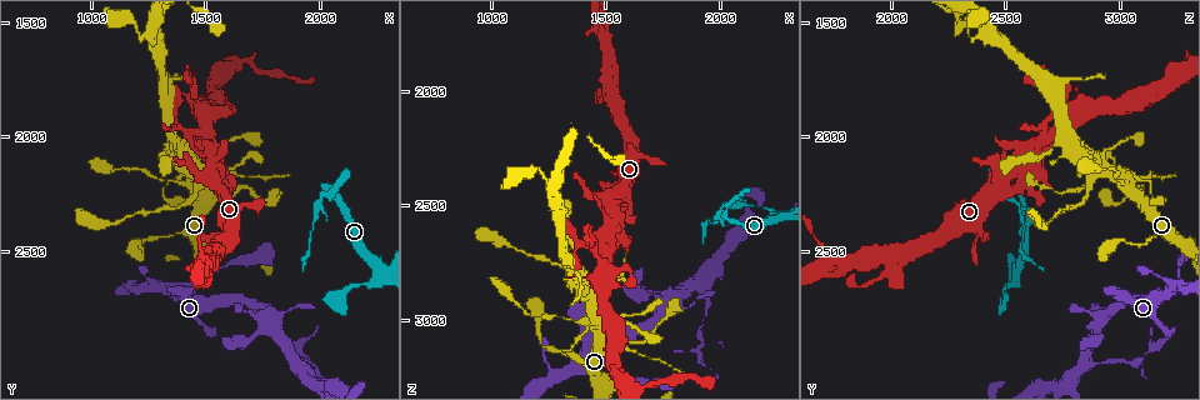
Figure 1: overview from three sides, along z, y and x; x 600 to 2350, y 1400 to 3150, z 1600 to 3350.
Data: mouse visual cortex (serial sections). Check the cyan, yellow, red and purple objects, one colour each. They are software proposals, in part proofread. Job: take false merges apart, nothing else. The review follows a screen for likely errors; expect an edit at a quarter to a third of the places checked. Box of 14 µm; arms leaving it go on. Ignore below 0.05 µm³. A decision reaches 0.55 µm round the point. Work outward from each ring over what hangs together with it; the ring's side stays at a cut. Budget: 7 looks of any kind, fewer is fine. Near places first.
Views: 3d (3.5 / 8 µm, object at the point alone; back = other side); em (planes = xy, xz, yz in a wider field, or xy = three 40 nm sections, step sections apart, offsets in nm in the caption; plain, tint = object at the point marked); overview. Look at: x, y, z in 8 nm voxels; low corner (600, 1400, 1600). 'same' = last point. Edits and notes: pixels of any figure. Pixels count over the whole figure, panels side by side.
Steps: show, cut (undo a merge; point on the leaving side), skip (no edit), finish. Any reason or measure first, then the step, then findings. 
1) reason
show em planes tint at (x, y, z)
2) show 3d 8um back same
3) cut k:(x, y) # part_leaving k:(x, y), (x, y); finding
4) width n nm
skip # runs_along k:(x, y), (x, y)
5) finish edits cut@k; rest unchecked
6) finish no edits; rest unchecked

narrows sharply
show 3d 3.5um at (1920, 2960, 3120)

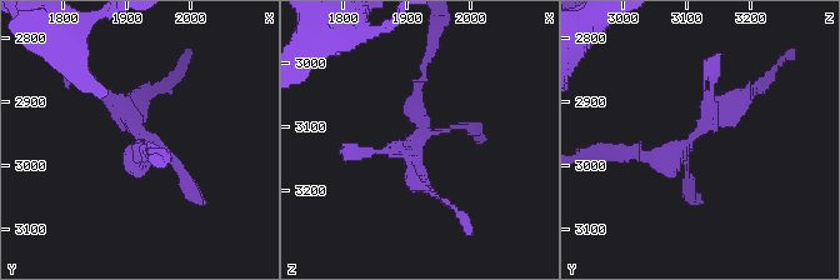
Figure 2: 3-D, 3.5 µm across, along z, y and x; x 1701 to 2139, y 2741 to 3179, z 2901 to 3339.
show em xy step 3 tint at (1915, 2950, 3115)

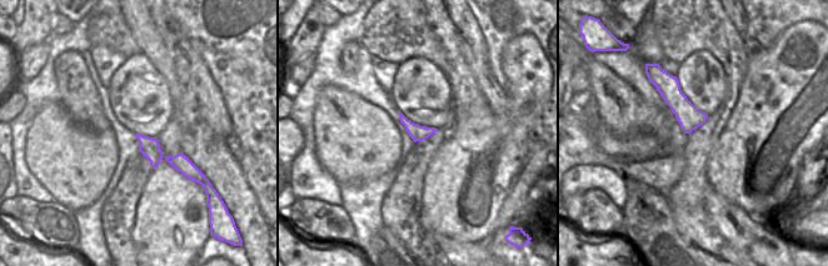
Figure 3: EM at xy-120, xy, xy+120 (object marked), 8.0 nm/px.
cut 2:(719, 118) # part_leaving 2:(689, 141), (769, 76); two cells meet here

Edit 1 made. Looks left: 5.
narrows sharply
show 3d 3.5um at (1340, 2200, 3000)

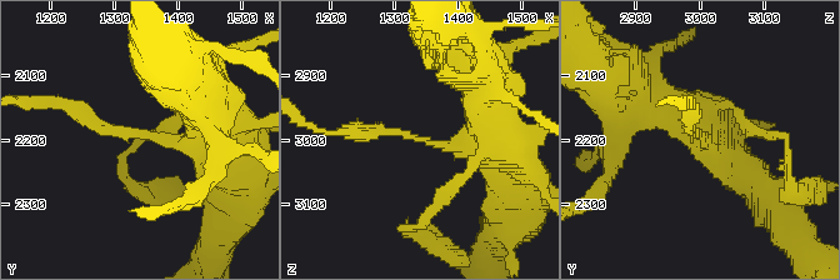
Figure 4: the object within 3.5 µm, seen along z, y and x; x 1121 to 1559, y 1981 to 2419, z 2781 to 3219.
need the tissue
show em planes tint at (1325, 2185, 2995)

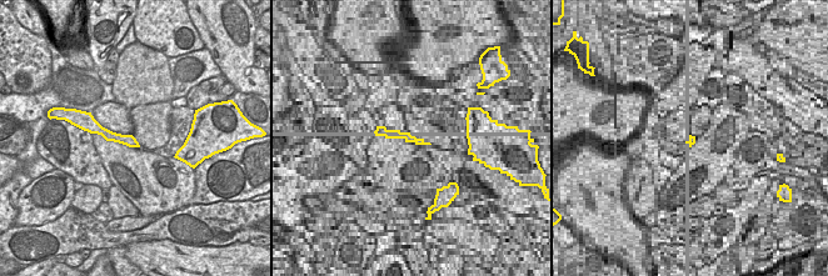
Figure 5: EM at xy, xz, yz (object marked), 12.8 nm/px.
arm_widths 200, 350 nm
skip # runs_along 4:(221, 133), (168, 144), (55, 105); one cell here

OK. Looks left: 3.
abrupt turn
show 3d 3.5um at (2020, 2260, 2510)

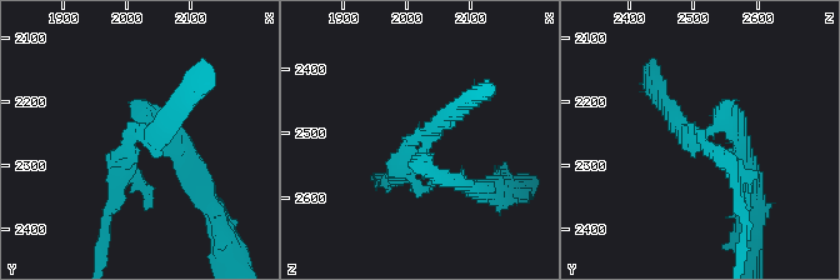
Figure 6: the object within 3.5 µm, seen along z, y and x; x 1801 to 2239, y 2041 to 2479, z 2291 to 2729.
arms 3; arm_widths 150, 200, 250 nm
show em xy step 3 plain at (2025, 2255, 2510)

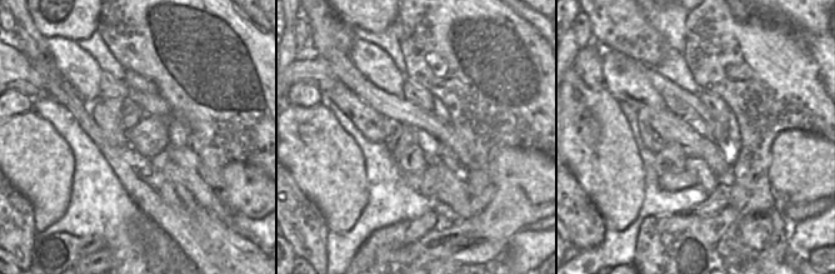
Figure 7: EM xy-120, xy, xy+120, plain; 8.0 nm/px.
where the object lies
show em xy step 3 tint same

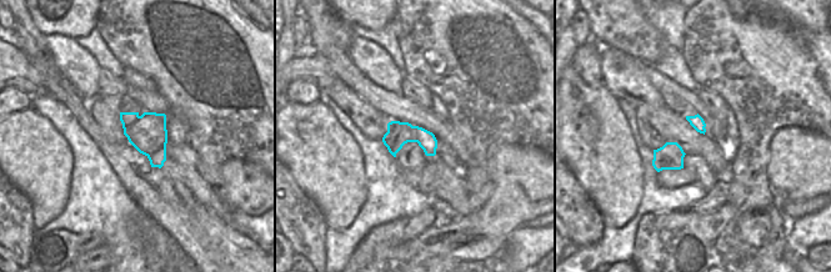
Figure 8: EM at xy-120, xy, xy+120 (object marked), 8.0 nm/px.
cut 6:(134, 171) # part_leaving 6:(146, 133), (116, 163), (108, 216); two cells meet here

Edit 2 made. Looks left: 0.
finish edits cut@2, cut@6; rest unchecked

